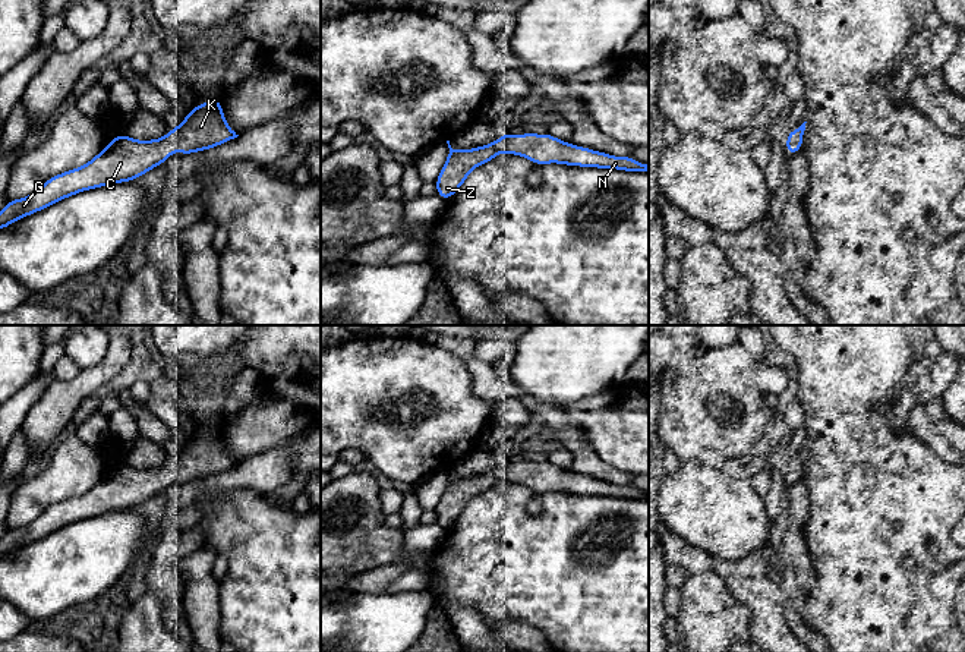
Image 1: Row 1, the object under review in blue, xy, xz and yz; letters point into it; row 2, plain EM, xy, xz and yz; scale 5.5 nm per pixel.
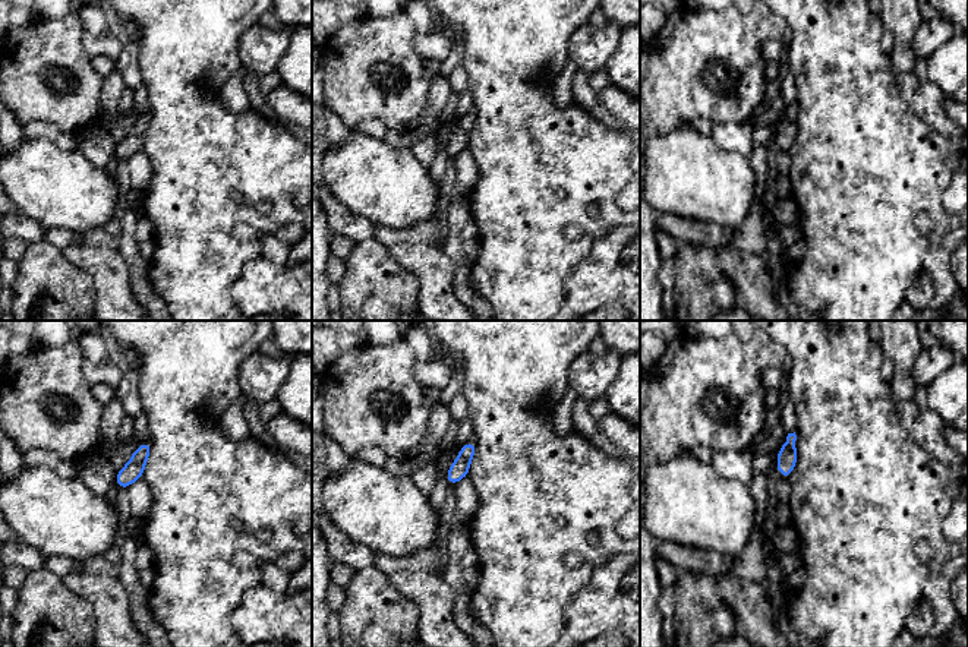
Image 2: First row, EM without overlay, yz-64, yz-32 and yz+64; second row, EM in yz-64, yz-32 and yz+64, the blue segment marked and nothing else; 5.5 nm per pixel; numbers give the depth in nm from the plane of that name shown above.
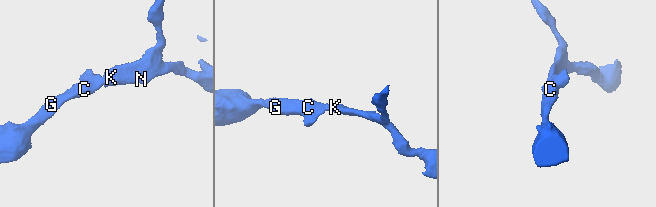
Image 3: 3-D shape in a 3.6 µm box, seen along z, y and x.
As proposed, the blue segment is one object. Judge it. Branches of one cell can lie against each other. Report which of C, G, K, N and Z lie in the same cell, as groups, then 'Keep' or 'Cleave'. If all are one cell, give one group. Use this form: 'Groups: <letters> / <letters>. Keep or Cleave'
Groups: C G K N Z. Keep

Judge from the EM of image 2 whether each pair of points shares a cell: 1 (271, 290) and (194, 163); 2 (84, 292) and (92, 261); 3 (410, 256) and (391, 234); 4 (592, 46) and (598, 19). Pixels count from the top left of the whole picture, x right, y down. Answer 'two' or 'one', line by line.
1: two
2: two
3: two
4: two

